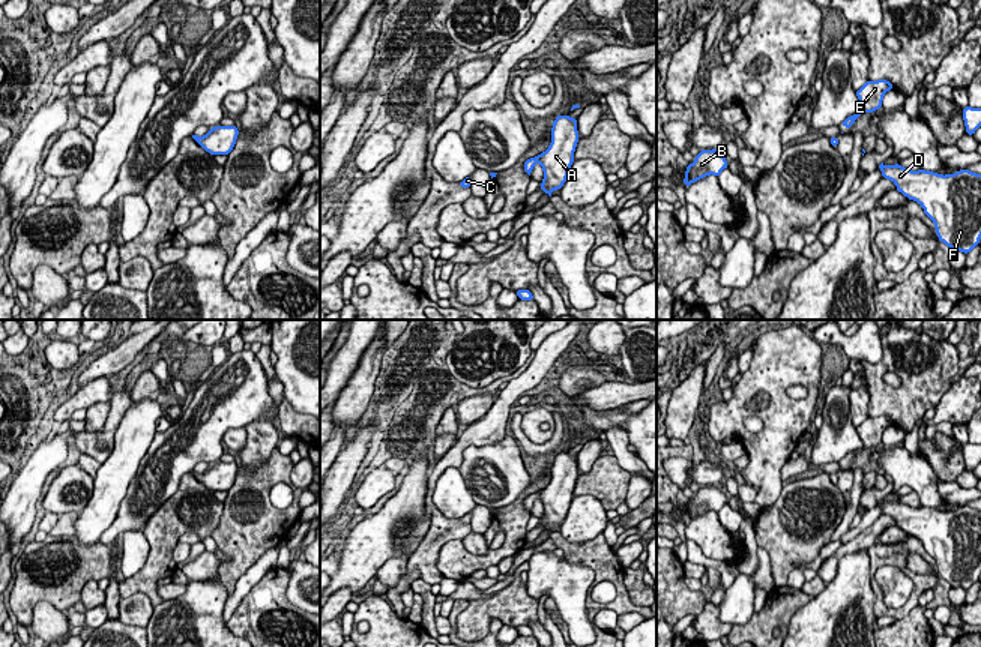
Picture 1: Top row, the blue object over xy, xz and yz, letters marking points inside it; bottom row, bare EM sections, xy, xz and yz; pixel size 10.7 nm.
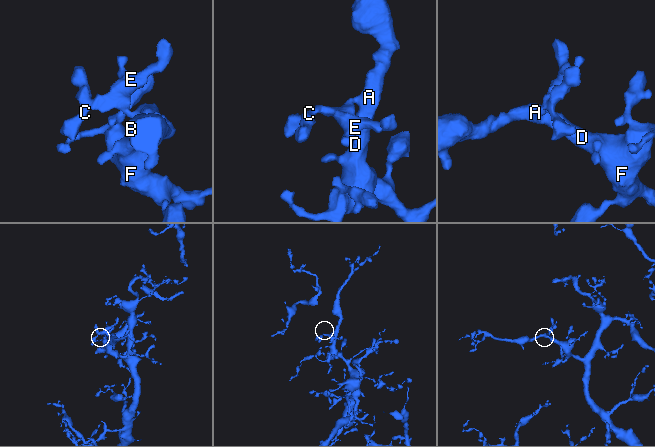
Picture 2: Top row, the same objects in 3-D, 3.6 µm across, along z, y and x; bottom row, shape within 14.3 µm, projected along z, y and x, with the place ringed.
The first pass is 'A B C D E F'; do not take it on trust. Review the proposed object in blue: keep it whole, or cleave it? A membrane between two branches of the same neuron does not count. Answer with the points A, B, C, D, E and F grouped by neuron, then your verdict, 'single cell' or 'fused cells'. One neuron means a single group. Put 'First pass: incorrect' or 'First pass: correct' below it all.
groups A B C D E F; single cell
First pass: correct

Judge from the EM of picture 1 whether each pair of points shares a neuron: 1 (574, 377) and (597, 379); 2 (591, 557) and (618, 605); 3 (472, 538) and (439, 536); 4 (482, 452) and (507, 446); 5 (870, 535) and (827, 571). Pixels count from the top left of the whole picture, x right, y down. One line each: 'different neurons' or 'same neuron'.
1: same neuron
2: same neuron
3: different neurons
4: same neuron
5: same neuron

